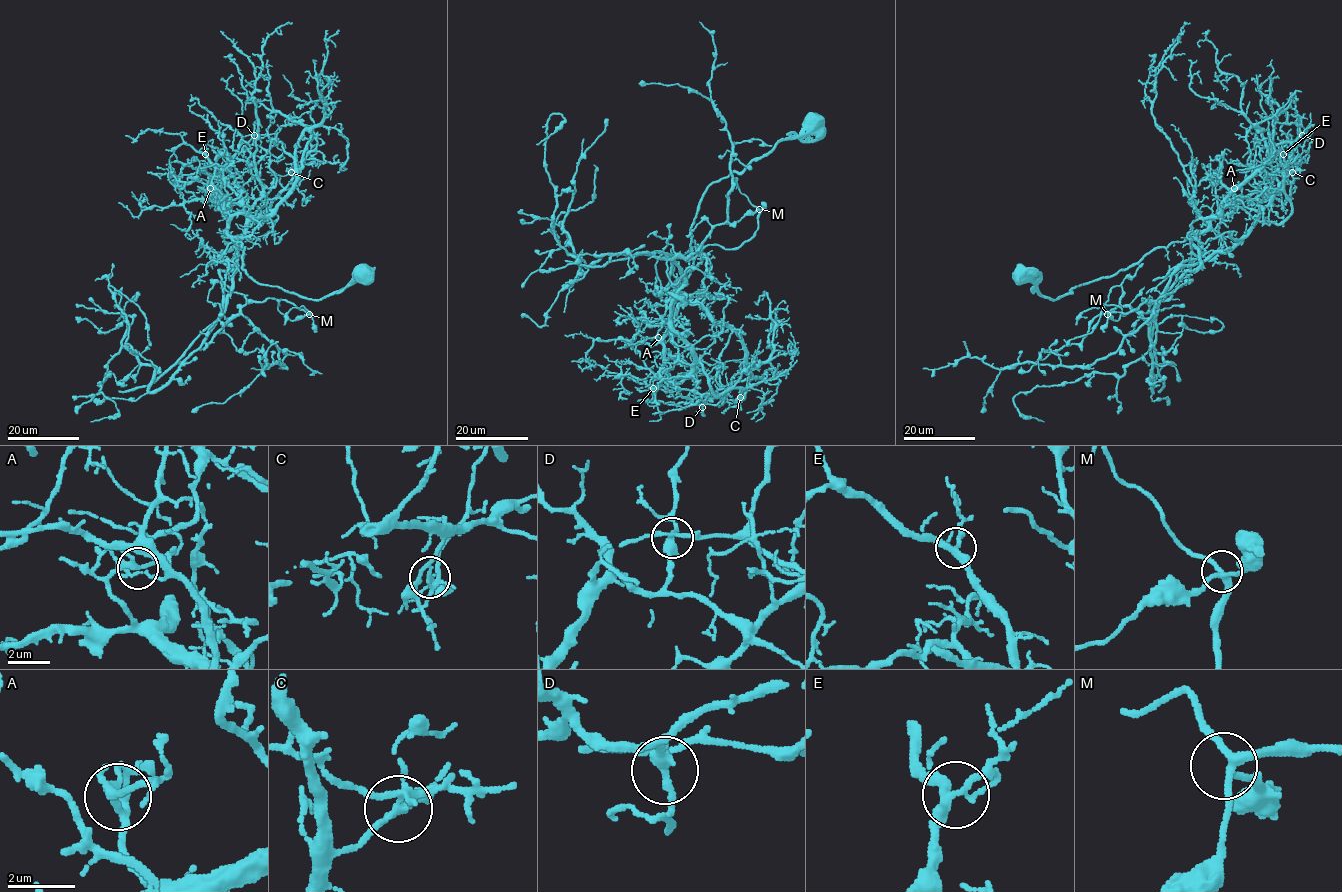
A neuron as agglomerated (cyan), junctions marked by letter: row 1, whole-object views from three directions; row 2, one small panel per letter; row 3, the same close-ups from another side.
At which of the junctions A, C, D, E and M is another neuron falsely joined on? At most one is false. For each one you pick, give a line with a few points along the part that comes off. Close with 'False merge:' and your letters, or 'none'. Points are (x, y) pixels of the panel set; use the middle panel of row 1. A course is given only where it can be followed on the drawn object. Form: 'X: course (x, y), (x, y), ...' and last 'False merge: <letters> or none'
C: course (739, 397), (739, 388), (716, 396), (672, 325), (684, 283), (672, 261), (564, 260)
False merge: C

